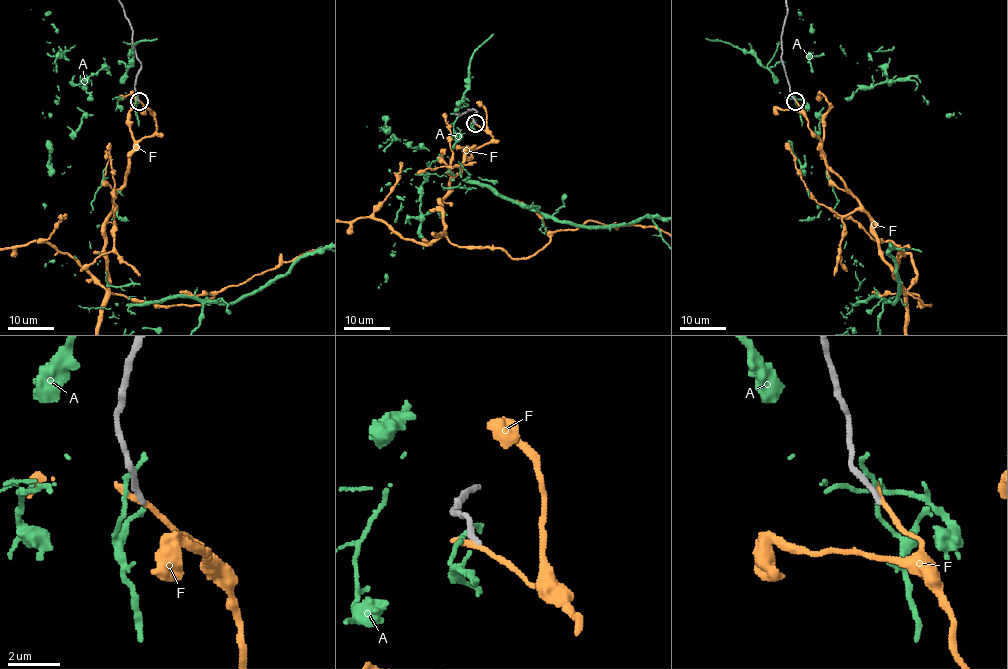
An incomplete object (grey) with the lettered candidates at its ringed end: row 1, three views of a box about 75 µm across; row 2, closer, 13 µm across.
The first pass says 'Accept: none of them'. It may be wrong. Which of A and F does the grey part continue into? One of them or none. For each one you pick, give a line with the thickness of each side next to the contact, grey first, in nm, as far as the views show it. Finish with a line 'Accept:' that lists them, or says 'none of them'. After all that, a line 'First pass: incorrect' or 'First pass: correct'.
Accept: none of them
First pass: correct

